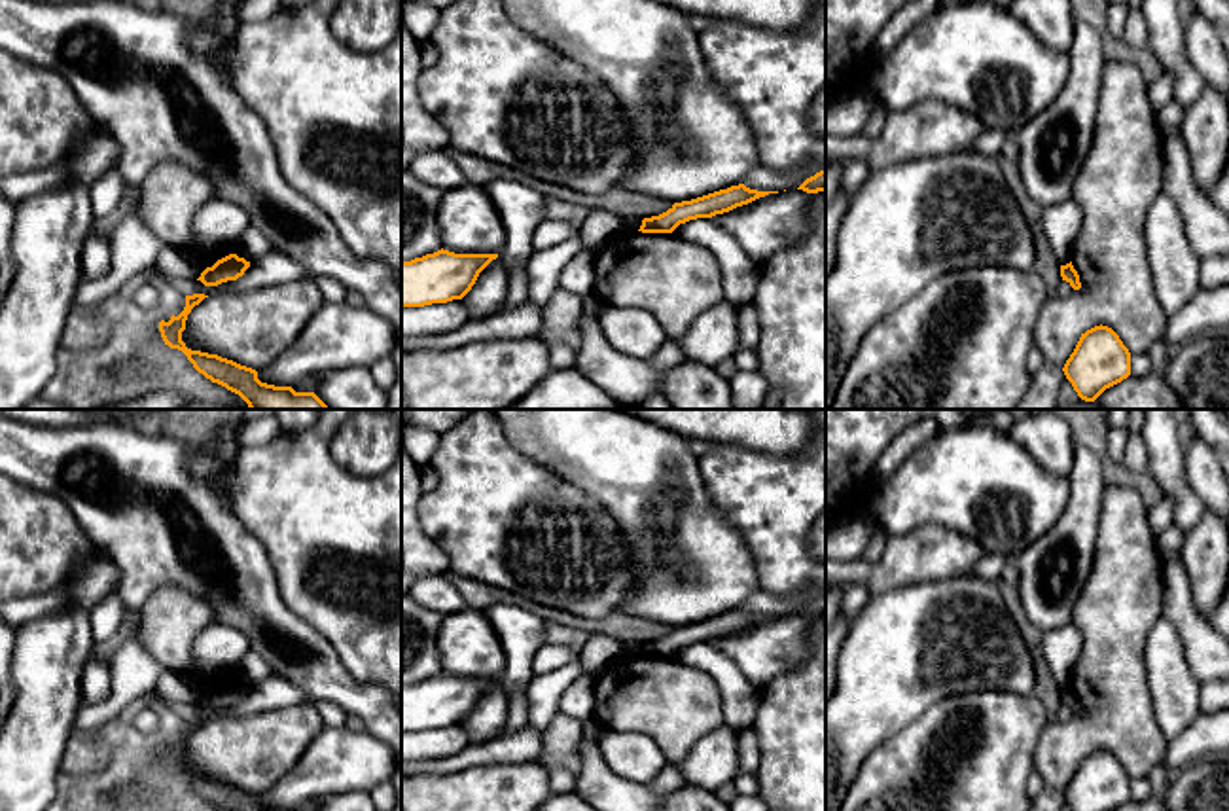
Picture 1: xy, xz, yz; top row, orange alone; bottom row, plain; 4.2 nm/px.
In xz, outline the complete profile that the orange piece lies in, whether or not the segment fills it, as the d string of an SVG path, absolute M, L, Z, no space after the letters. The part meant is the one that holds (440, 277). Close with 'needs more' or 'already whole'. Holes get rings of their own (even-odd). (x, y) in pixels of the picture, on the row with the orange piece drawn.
M437 250L411 261L401 261L401 307L424 307L462 299L475 284L479 273L496 260L498 254L454 254Z | already whole

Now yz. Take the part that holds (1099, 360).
M1100 324L1081 333L1062 371L1081 400L1095 402L1131 375L1131 352L1112 328Z | already whole

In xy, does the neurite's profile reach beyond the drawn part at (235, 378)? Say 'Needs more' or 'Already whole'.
Already whole

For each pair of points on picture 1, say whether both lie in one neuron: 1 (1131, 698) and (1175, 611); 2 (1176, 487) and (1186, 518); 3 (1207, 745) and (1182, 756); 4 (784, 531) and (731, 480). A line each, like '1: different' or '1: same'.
1: different
2: same
3: same
4: same

